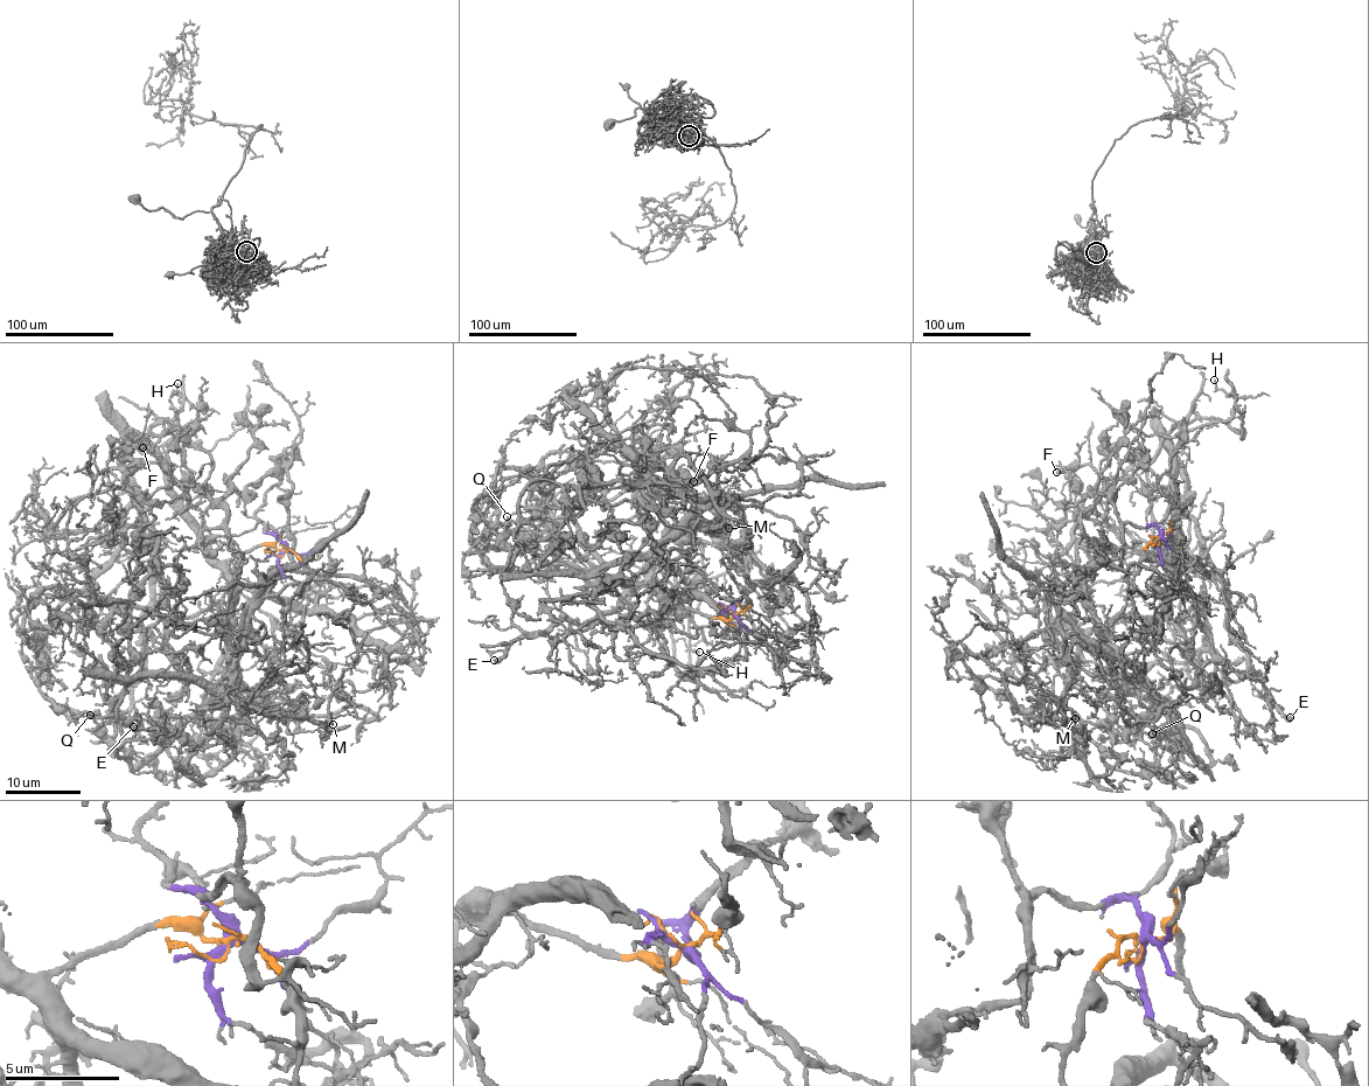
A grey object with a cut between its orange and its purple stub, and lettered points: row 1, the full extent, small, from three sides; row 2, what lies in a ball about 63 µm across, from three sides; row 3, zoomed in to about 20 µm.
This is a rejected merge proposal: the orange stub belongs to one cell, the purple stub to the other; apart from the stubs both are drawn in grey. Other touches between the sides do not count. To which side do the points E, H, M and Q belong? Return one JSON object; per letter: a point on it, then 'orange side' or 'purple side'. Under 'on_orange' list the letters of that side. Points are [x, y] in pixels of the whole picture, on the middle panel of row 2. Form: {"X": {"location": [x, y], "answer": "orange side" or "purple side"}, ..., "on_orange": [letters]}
{"E": {"location": [494, 660], "answer": "orange side"}, "H": {"location": [699, 652], "answer": "orange side"}, "M": {"location": [728, 528], "answer": "purple side"}, "Q": {"location": [507, 516], "answer": "purple side"}, "on_orange": ["E", "H"]}

